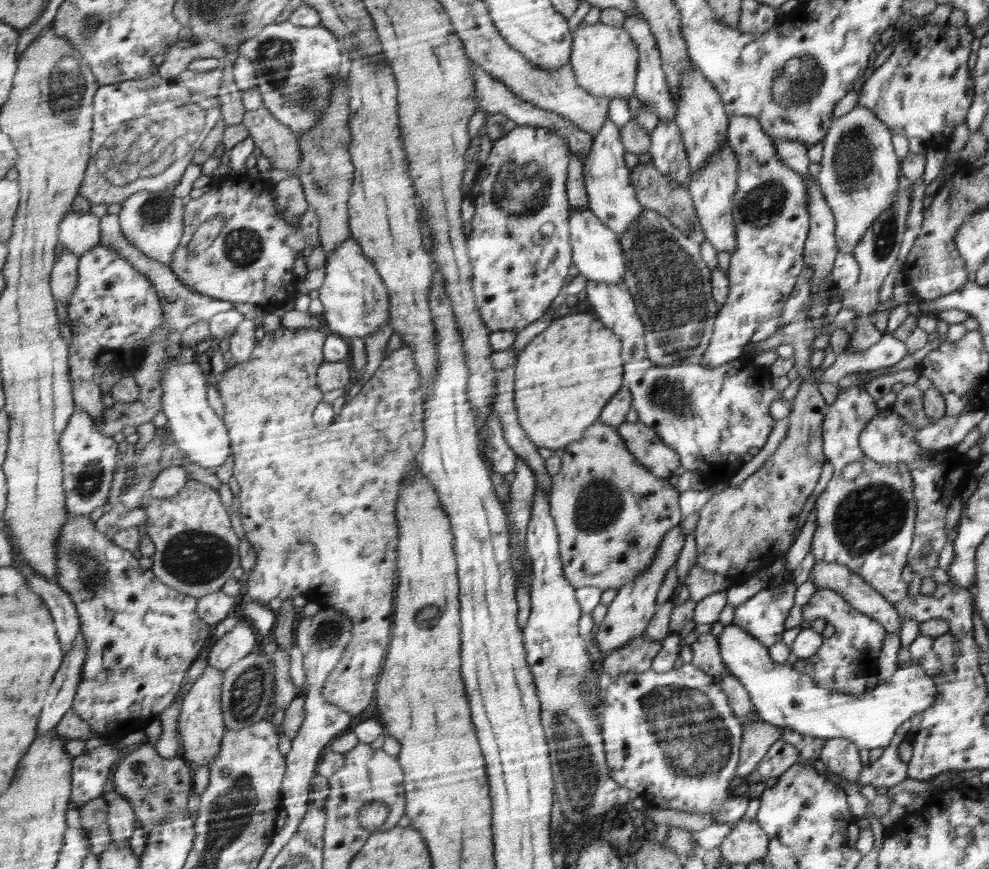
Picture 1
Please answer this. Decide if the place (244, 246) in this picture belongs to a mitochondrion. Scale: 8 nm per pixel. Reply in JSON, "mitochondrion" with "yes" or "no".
{"mitochondrion":"yes"}

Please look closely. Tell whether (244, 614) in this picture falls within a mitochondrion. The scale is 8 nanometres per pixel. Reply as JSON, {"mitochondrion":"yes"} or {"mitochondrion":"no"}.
{"mitochondrion":"no"}

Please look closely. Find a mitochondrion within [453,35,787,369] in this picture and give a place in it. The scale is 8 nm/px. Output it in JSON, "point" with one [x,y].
{"point":[672,294]}

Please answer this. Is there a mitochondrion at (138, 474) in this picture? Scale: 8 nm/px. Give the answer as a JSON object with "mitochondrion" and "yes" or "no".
{"mitochondrion":"yes"}

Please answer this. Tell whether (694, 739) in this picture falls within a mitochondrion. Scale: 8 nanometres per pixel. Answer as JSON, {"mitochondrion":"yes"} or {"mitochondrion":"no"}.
{"mitochondrion":"yes"}

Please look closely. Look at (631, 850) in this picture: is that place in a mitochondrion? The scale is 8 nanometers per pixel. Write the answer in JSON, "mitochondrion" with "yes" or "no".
{"mitochondrion":"no"}

